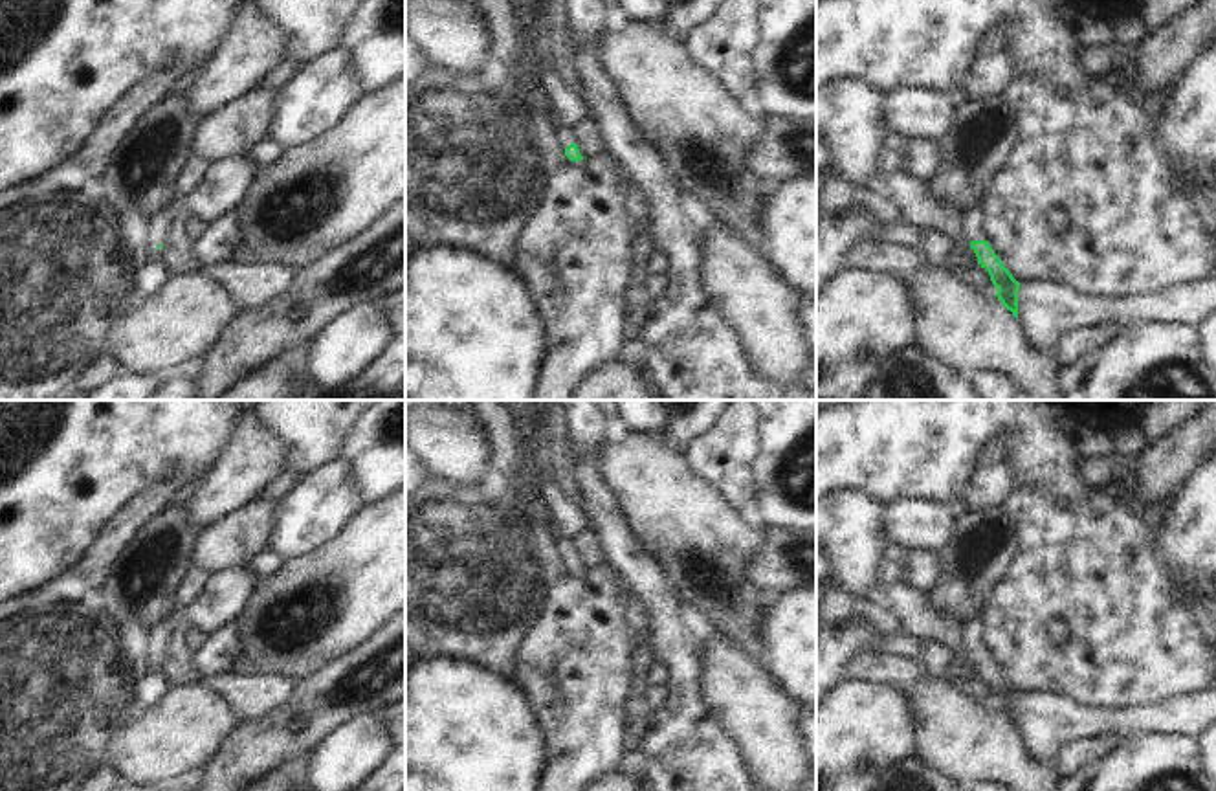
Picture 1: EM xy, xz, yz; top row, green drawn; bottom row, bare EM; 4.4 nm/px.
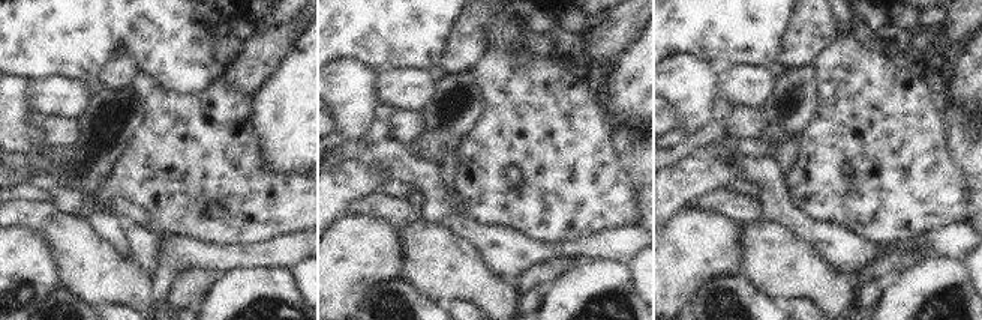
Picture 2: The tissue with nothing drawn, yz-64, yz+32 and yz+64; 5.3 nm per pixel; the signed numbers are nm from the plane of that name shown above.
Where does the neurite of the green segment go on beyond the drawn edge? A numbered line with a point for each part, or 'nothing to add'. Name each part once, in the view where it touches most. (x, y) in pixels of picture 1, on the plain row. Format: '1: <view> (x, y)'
1: yz (976, 645)

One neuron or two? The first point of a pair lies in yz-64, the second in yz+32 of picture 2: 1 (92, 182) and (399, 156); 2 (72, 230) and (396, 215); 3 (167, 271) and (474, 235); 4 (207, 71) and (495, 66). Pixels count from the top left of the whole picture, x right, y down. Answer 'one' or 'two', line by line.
1: two
2: two
3: one
4: two

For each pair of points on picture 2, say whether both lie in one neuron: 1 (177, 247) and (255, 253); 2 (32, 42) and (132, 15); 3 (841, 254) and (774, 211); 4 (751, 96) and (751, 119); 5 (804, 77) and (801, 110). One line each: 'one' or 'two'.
1: one
2: one
3: one
4: two
5: one

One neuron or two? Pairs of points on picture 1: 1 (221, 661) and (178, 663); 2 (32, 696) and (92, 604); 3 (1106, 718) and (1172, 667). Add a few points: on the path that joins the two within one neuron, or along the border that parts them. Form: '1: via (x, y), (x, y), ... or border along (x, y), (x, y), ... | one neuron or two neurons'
1: border along (191, 654), (191, 663), (200, 681) | two neurons
2: via (54, 674), (76, 652), (83, 626) | one neuron
3: border along (1075, 701), (1092, 709), (1138, 709), (1160, 703) | two neurons

